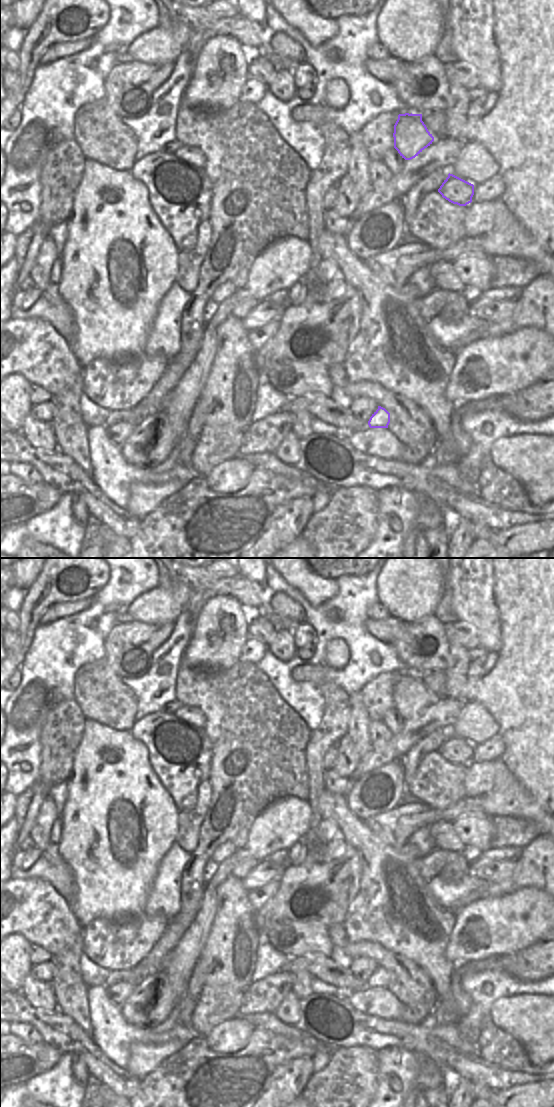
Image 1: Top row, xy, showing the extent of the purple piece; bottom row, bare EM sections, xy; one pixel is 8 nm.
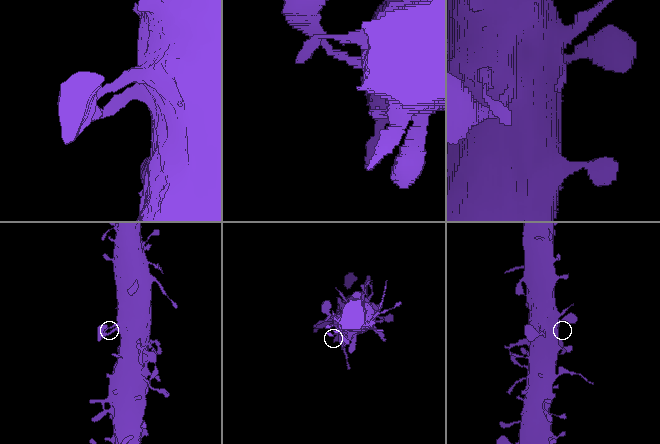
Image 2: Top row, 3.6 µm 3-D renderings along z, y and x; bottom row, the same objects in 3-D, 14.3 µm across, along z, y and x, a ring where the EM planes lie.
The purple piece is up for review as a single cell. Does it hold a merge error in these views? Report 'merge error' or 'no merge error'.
no merge error

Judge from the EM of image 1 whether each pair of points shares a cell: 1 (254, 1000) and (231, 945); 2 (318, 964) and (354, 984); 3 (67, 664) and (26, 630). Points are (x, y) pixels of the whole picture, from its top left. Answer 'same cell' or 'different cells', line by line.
1: different cells
2: same cell
3: different cells

